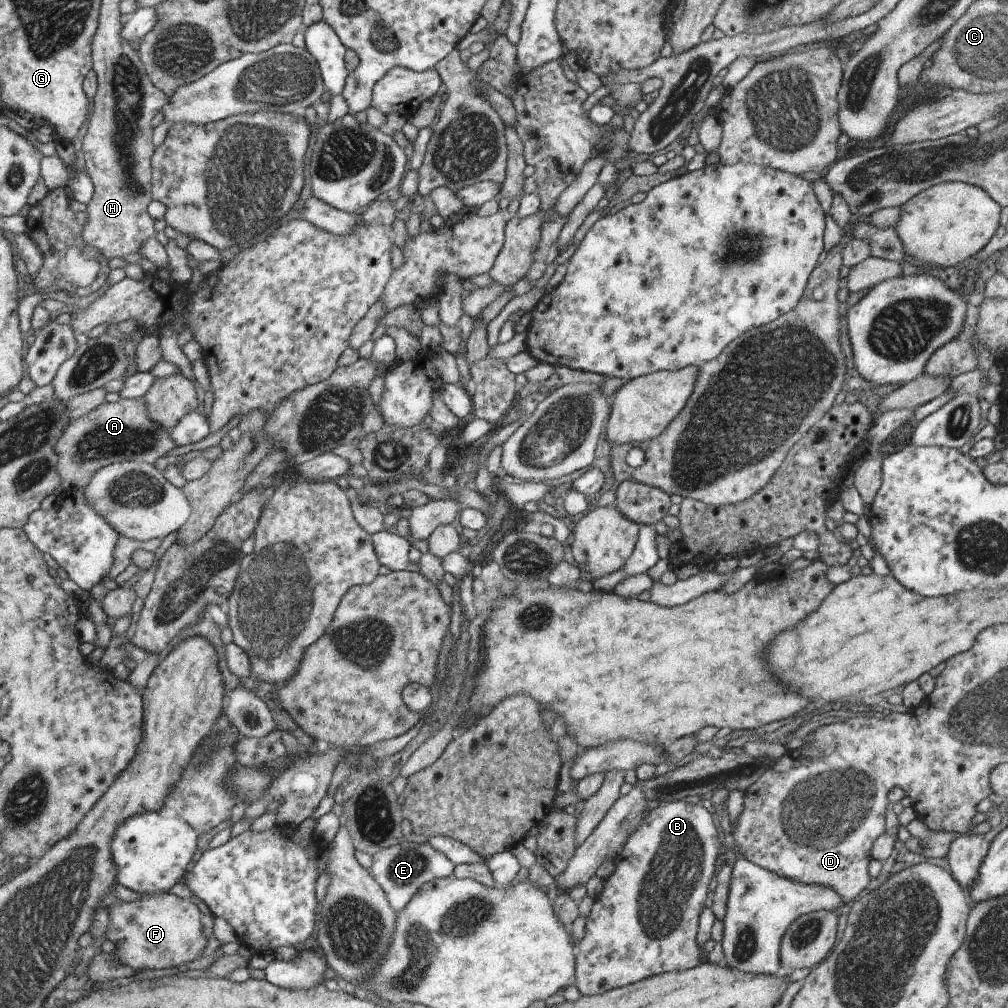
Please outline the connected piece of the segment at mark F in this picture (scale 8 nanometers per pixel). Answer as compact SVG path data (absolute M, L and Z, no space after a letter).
M172 893L144 896L141 900L108 907L109 926L106 937L116 946L115 956L119 962L133 966L133 968L175 968L181 964L197 959L201 950L204 948L207 939L201 934L201 922L199 917L202 915L193 902L178 898Z

